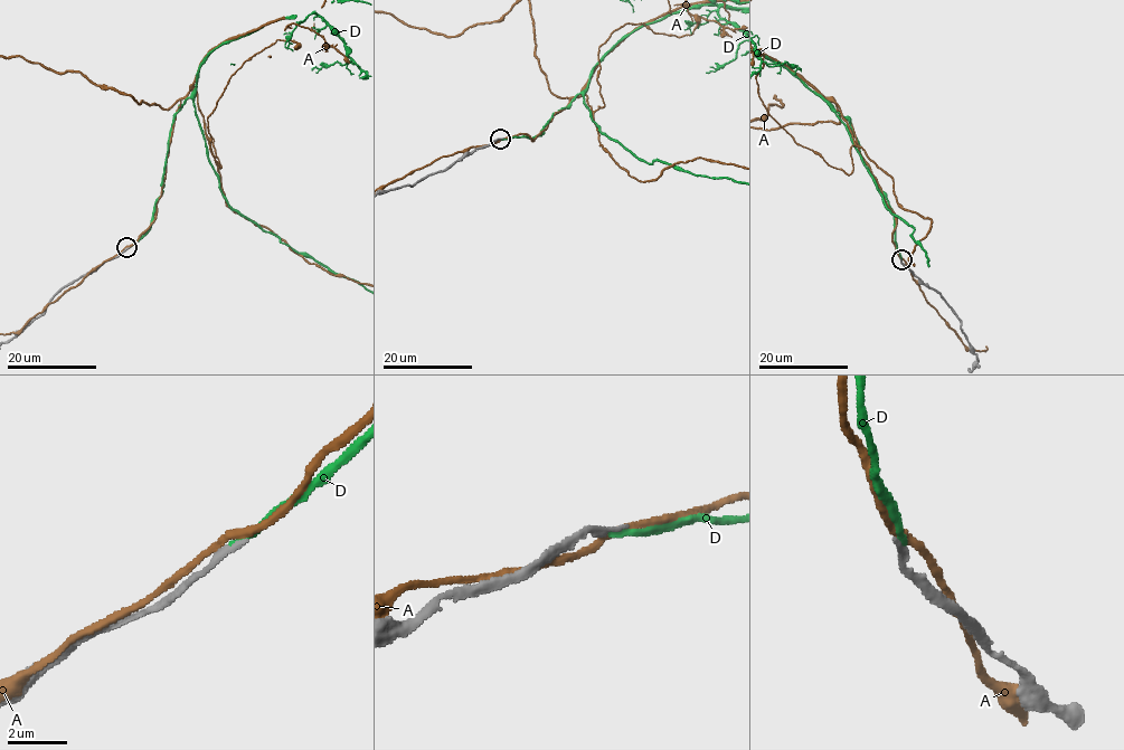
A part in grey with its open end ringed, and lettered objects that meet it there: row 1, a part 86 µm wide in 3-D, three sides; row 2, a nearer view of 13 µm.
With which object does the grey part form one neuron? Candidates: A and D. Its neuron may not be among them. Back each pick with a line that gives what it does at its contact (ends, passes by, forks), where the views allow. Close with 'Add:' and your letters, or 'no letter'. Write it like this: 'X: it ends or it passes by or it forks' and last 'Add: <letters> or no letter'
D: it ends
Add: D

